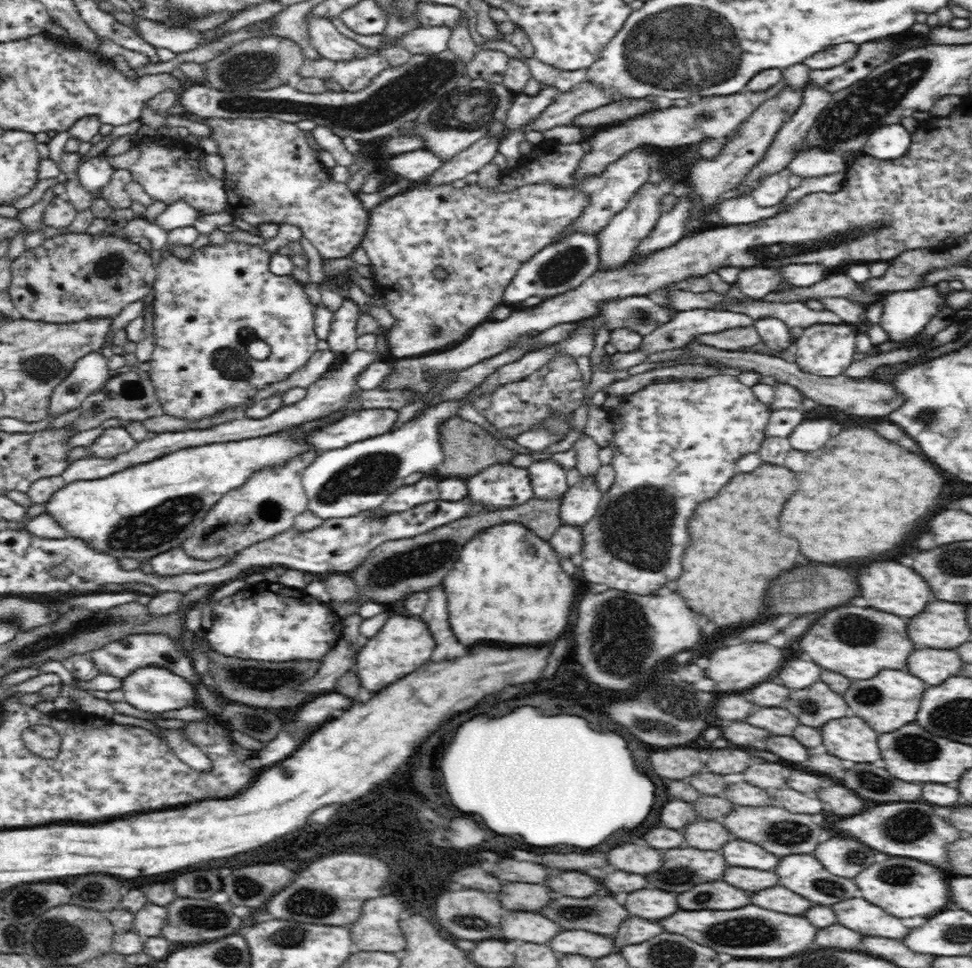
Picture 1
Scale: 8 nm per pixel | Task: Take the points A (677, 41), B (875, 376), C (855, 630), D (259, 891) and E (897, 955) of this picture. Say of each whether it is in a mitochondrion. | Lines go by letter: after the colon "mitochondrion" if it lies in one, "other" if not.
A: mitochondrion
B: other
C: mitochondrion
D: mitochondrion
E: other

